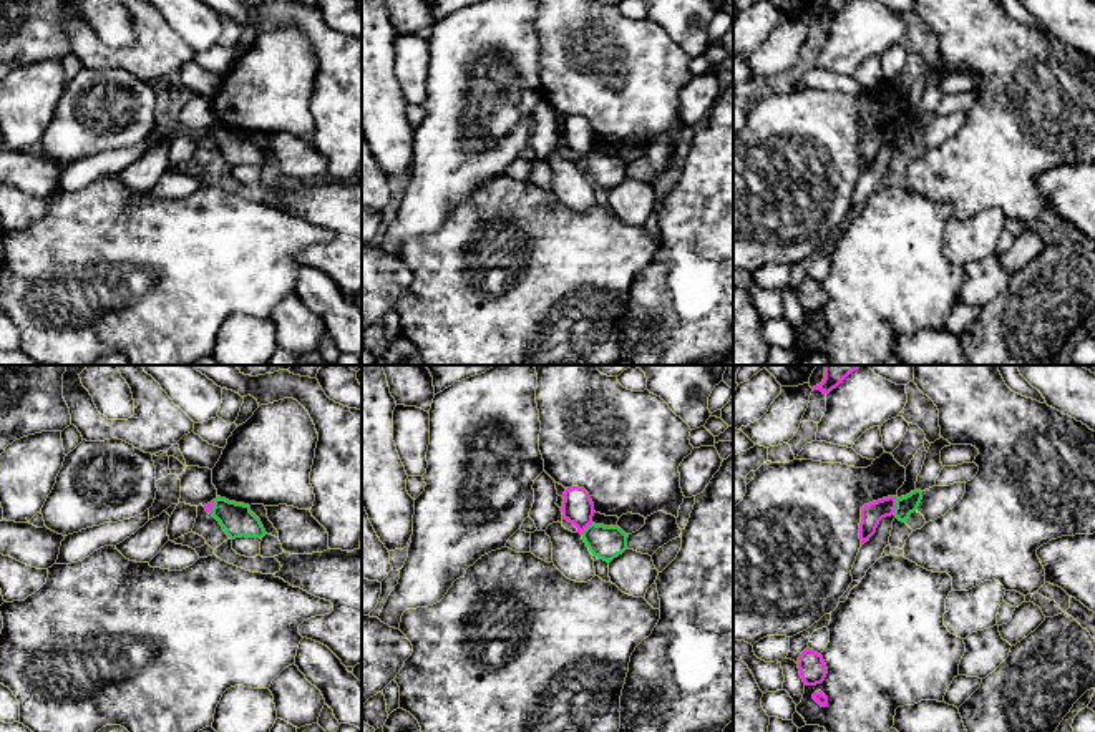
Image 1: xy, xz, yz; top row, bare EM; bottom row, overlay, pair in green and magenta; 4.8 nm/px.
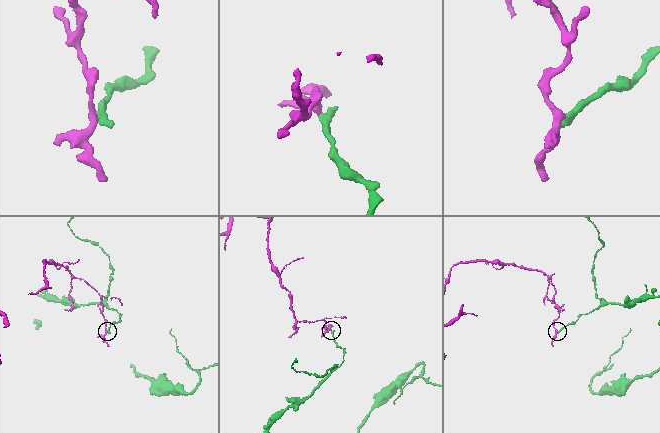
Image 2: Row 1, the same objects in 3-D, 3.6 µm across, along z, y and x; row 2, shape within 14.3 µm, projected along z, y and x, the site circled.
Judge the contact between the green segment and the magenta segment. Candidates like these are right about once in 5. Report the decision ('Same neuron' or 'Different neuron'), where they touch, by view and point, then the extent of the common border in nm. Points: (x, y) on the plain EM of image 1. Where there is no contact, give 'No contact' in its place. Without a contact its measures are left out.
Different neuron. Touches green at yz (896, 135). Shared border 80 nm

